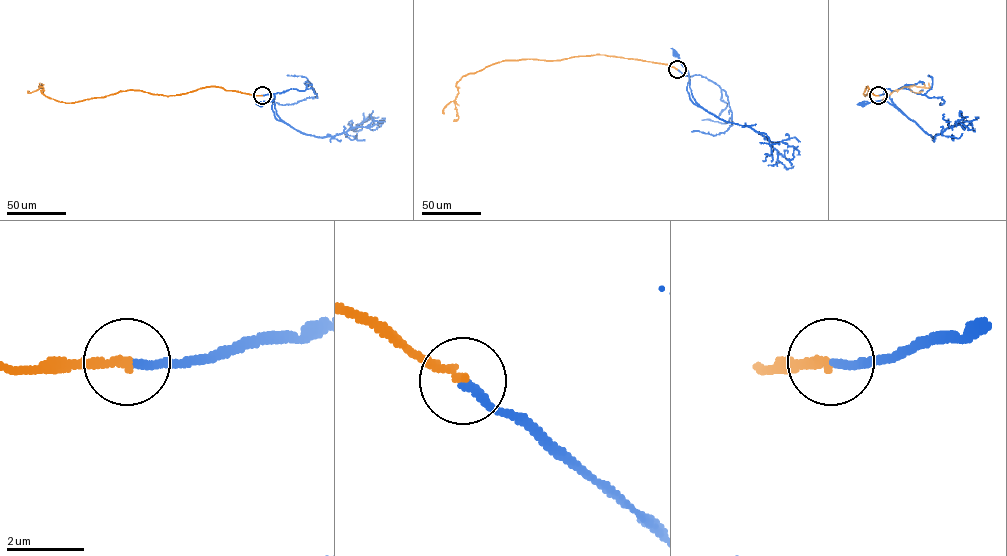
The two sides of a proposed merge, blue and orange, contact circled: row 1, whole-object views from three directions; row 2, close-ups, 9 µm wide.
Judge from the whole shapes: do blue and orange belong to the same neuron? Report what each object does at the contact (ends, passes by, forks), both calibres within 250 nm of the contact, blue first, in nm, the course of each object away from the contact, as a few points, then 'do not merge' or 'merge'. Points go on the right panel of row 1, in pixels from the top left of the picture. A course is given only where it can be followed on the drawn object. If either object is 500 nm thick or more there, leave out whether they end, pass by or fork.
blue ends | orange ends | 220/220 nm | blue via (878, 95), (886, 94), (915, 122), (883, 100), (863, 103) | orange via (878, 95), (867, 86), (863, 93), (869, 90), (870, 99), (879, 102), (895, 90), (929, 88), (928, 83) | merge

